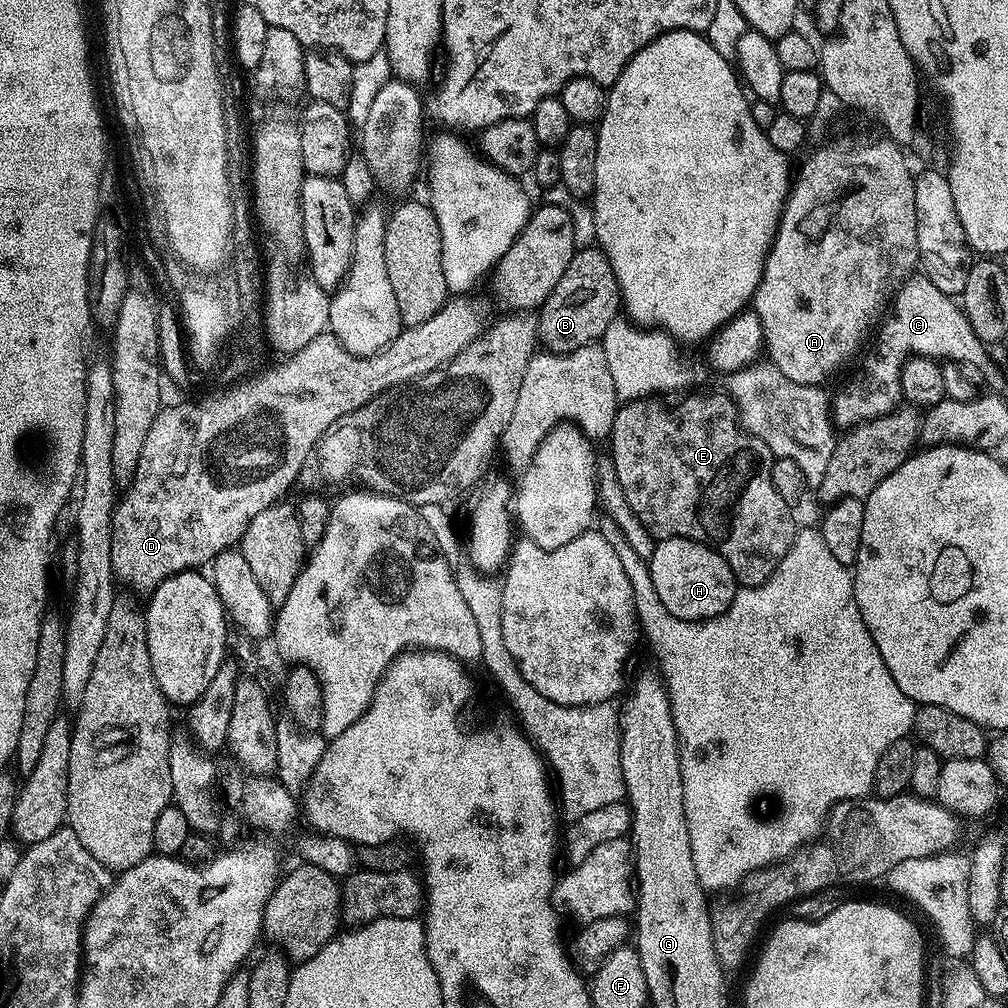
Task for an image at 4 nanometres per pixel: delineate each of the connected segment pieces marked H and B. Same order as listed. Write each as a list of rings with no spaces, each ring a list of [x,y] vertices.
[[[690,538],[656,540],[656,549],[648,561],[652,587],[658,590],[662,606],[683,620],[709,620],[720,616],[734,602],[738,585],[726,558],[711,544]]]
[[[598,246],[577,249],[558,285],[539,309],[539,341],[554,353],[573,352],[595,344],[604,336],[606,327],[619,317],[622,303],[617,276],[604,252]]]

